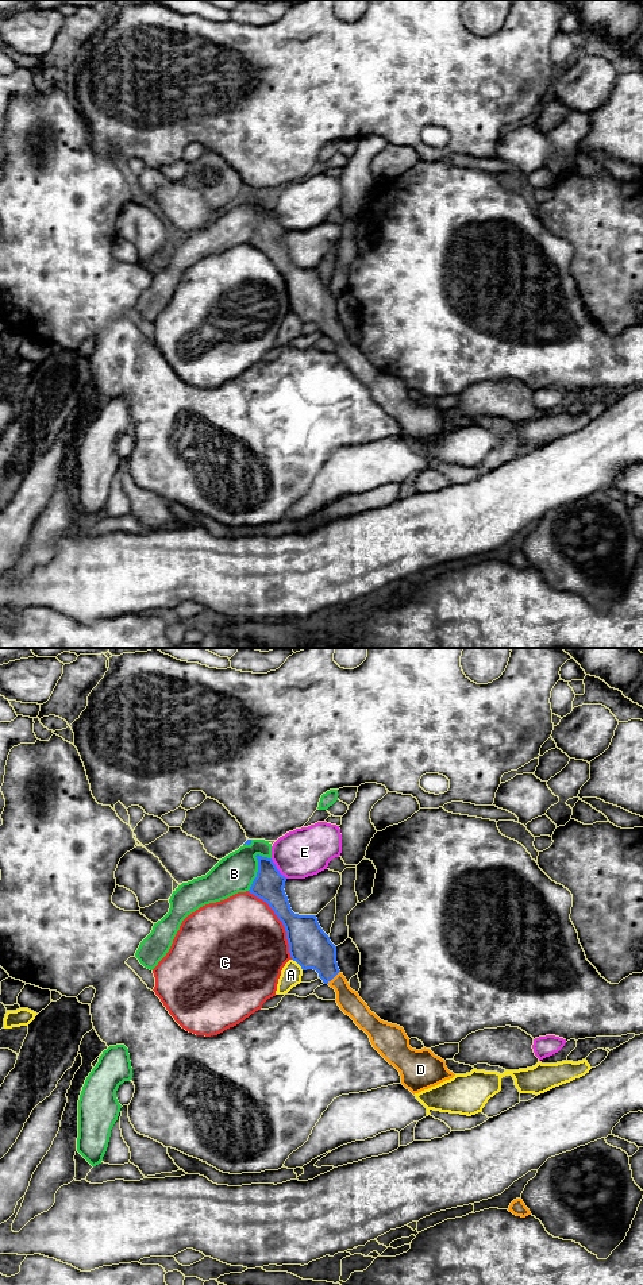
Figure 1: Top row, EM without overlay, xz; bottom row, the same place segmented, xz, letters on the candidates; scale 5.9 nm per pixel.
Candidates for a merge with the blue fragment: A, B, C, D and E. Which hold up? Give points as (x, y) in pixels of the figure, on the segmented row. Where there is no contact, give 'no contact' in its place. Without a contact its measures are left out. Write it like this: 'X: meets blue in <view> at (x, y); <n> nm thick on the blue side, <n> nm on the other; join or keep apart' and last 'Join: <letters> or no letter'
A: meets blue in xz at (297, 963); 240 nm thick on the blue side, 130 nm on the other; keep apart
B: meets blue in xz at (258, 865); 180 nm thick on the blue side, 220 nm on the other; keep apart
C: meets blue in xz at (281, 921); 240 nm thick on the blue side, 480 nm on the other; keep apart
D: meets blue in xz at (332, 977); 240 nm thick on the blue side, 140 nm on the other; join
E: meets blue in xz at (277, 869); 180 nm thick on the blue side, 300 nm on the other; keep apart
Join: D

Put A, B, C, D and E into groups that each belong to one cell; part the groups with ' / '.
A / B / C / D / E

